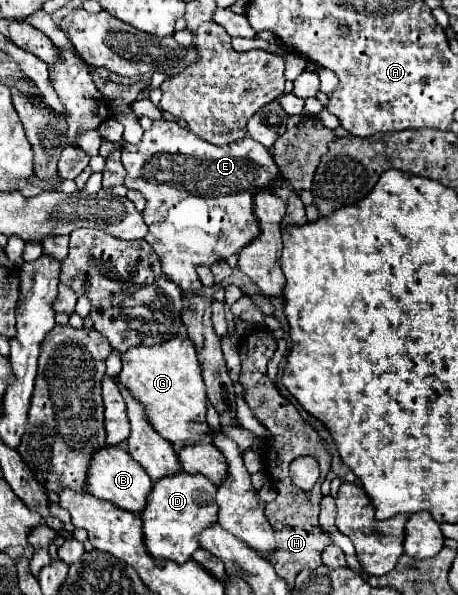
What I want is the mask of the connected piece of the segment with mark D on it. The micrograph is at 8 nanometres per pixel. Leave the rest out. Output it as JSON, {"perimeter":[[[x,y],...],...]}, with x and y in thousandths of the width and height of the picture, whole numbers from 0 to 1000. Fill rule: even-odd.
{"perimeter":[[[402,790],[341,807],[332,837],[323,837],[323,850],[306,867],[314,877],[314,911],[323,928],[336,938],[367,938],[380,945],[415,941],[419,928],[437,918],[432,908],[445,887],[467,884],[476,874],[472,824],[476,817],[454,810],[441,797],[410,797]]]}

